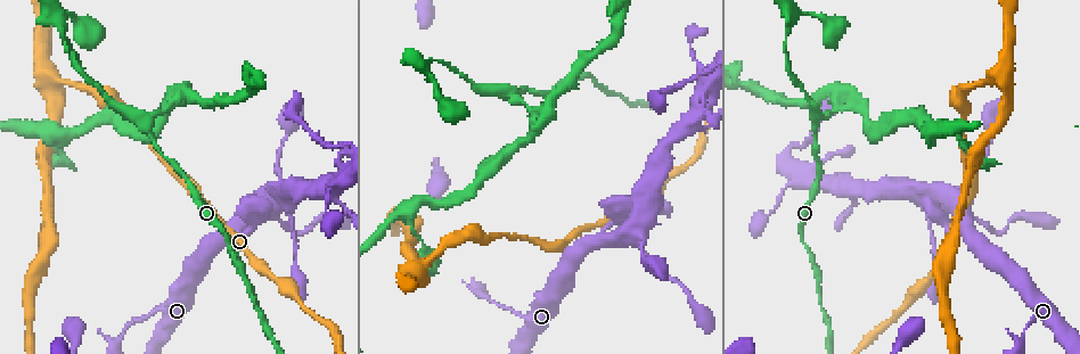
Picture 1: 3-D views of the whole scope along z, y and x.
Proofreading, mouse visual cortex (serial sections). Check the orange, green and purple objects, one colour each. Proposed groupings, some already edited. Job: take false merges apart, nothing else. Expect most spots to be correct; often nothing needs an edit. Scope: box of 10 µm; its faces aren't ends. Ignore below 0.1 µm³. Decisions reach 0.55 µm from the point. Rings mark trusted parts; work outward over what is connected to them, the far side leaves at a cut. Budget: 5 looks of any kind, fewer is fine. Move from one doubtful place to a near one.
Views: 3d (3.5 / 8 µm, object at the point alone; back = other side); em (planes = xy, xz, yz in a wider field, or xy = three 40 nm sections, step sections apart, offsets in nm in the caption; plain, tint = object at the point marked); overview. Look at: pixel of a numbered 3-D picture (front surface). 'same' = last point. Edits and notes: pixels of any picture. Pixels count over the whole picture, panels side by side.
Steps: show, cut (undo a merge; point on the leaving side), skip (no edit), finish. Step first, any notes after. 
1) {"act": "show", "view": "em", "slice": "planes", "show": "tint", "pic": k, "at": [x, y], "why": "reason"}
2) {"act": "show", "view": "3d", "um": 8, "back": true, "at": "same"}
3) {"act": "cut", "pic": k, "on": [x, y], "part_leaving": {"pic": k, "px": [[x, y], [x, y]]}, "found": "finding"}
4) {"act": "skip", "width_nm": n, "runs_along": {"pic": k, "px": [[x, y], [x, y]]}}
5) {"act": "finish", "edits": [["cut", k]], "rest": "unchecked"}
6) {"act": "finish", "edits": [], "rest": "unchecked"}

{"act": "show", "view": "3d", "um": 3.5, "back": true, "pic": 1, "at": [527, 112], "why": "abrupt turn"}

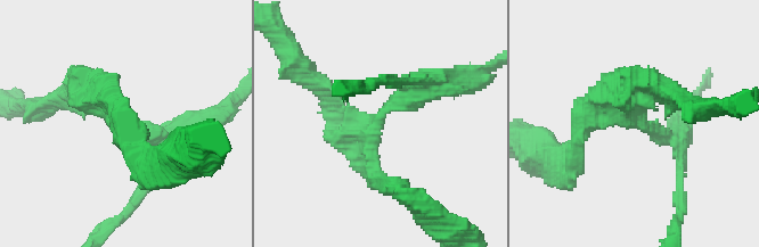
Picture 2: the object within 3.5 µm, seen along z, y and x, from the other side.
{"act": "show", "view": "em", "slice": "xy", "step": 1, "show": "tint", "pic": 2, "at": [637, 125]}

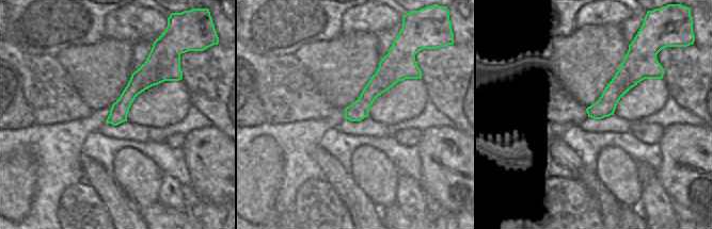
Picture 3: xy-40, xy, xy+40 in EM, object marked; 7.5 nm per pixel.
{"act": "cut", "pic": 2, "on": [643, 125], "part_leaving": {"pic": 2, "px": [[668, 137], [623, 118], [580, 133]]}, "found": "a second cell is stuck on"}

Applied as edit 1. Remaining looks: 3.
{"act": "show", "view": "overview"}

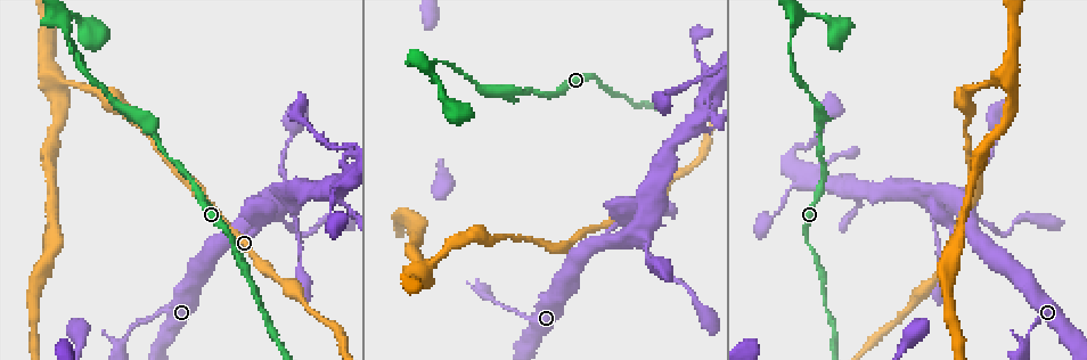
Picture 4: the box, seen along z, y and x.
{"act": "show", "view": "em", "slice": "xy", "step": 1, "show": "tint", "pic": 4, "at": [972, 230], "why": "thin neck"}

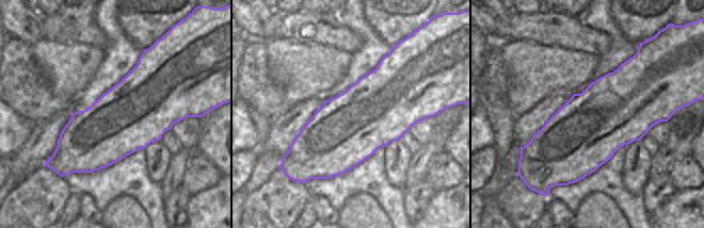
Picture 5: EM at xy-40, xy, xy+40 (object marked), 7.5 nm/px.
{"act": "show", "view": "3d", "um": 3.5, "at": "same"}

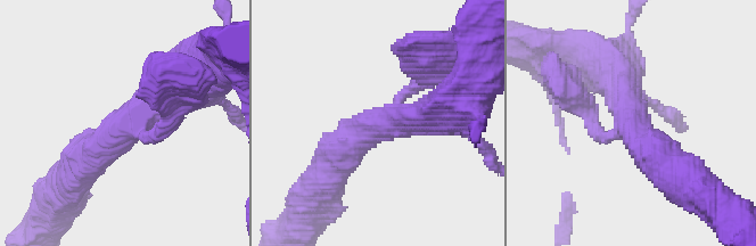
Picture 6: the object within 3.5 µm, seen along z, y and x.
{"act": "skip", "runs_along": {"pic": 6, "px": [[75, 167], [195, 81]]}, "found": "continuous, no second cell"}

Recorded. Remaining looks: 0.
{"act": "finish", "edits": [["cut", 2]], "rest": "unchecked"}

